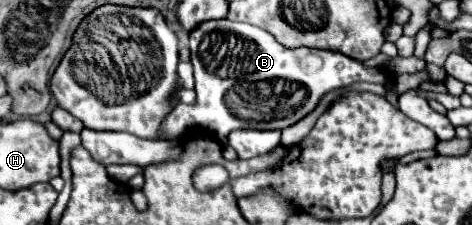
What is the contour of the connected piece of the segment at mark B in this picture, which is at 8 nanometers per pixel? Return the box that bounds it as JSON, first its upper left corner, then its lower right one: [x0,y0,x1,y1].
[160,19,390,143]

